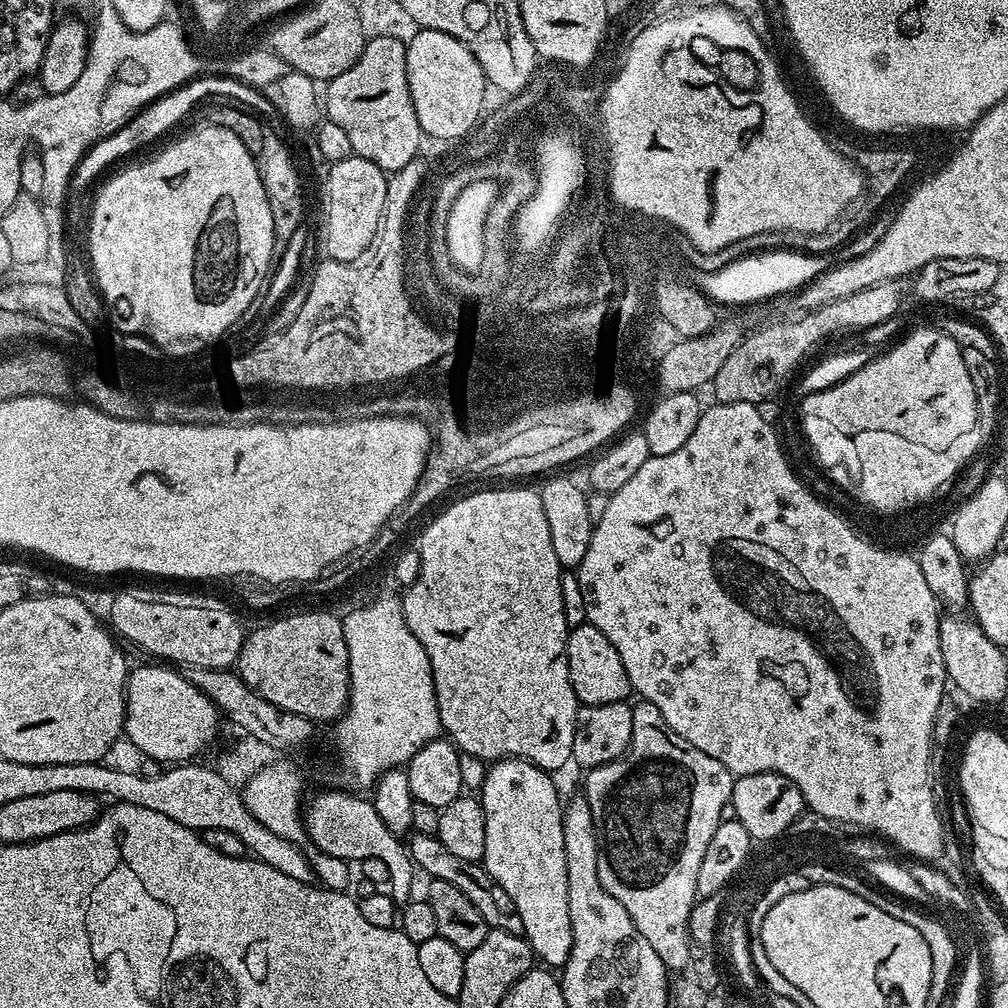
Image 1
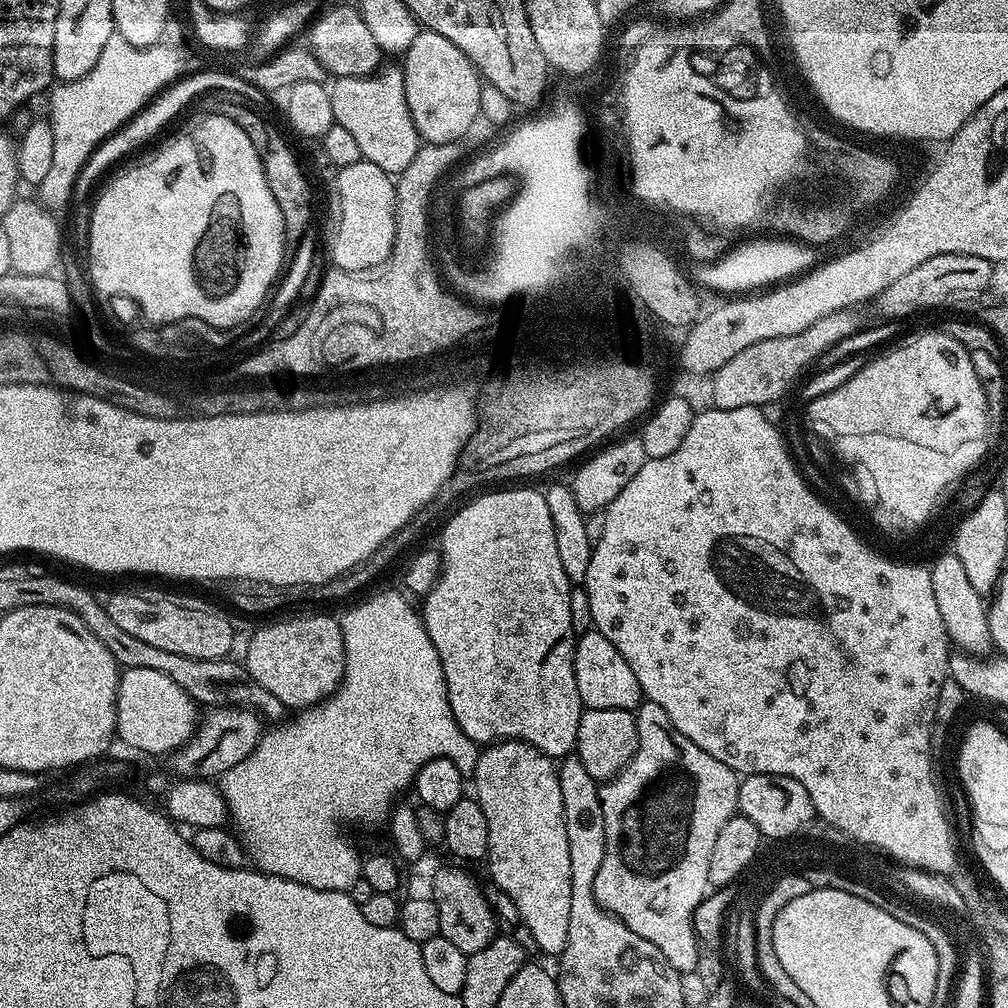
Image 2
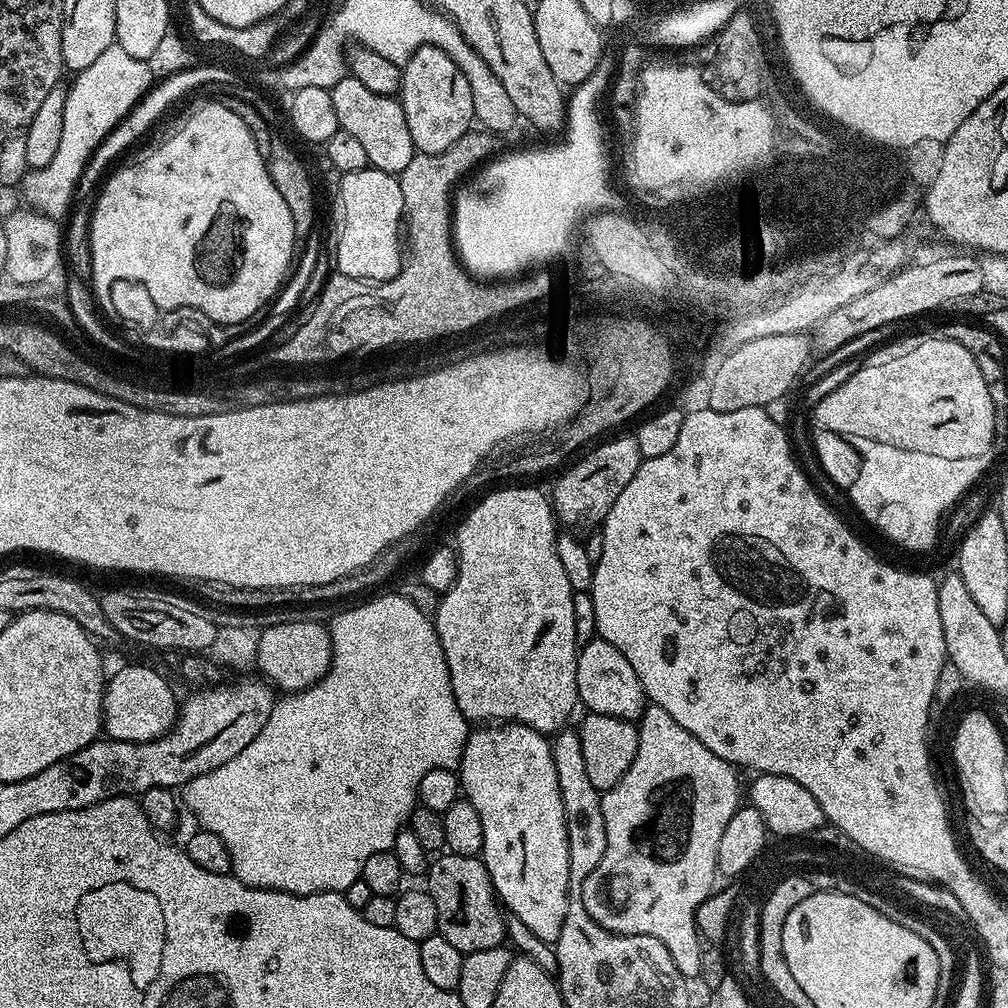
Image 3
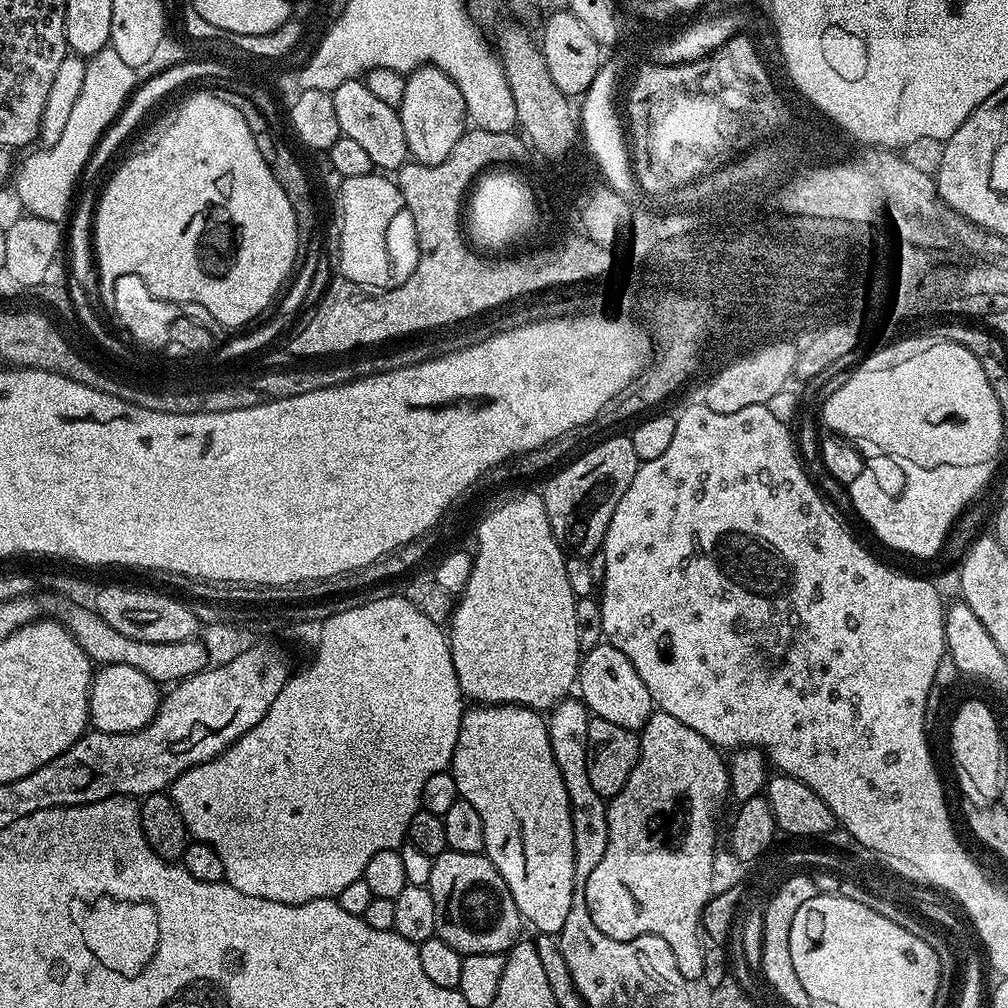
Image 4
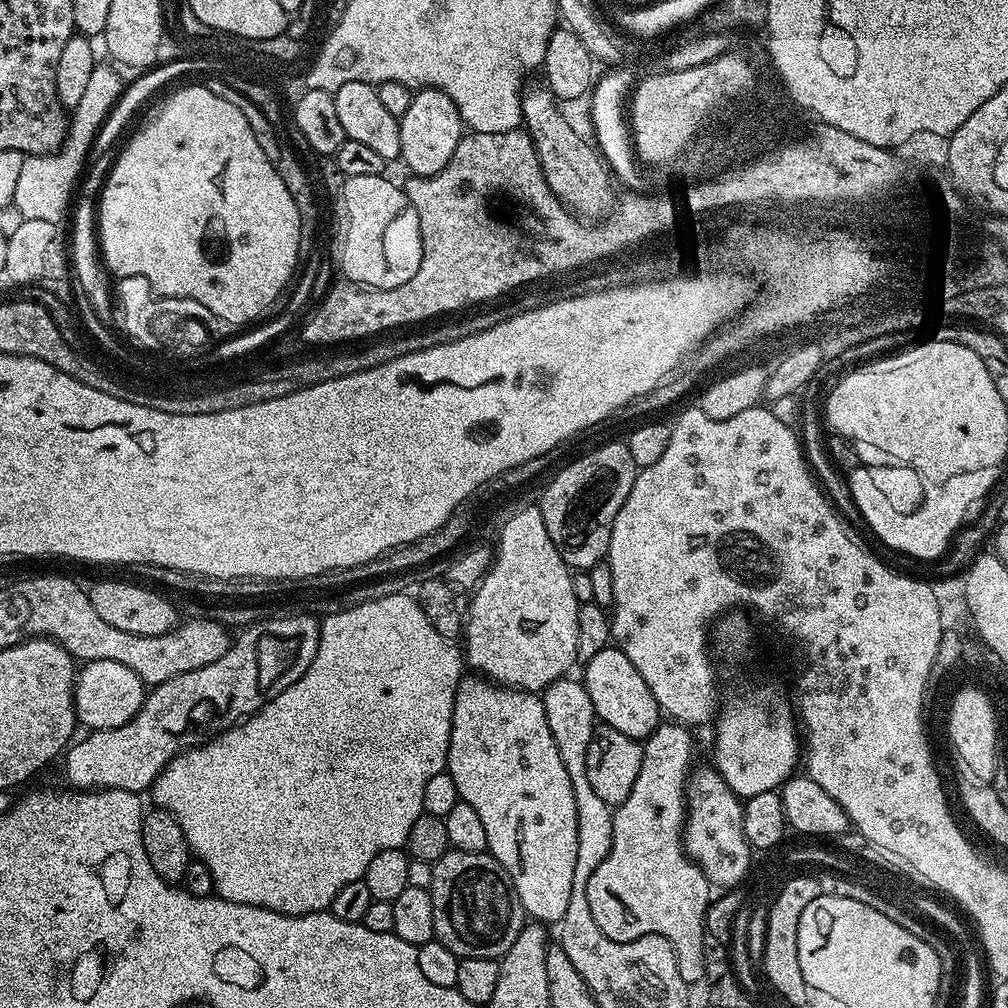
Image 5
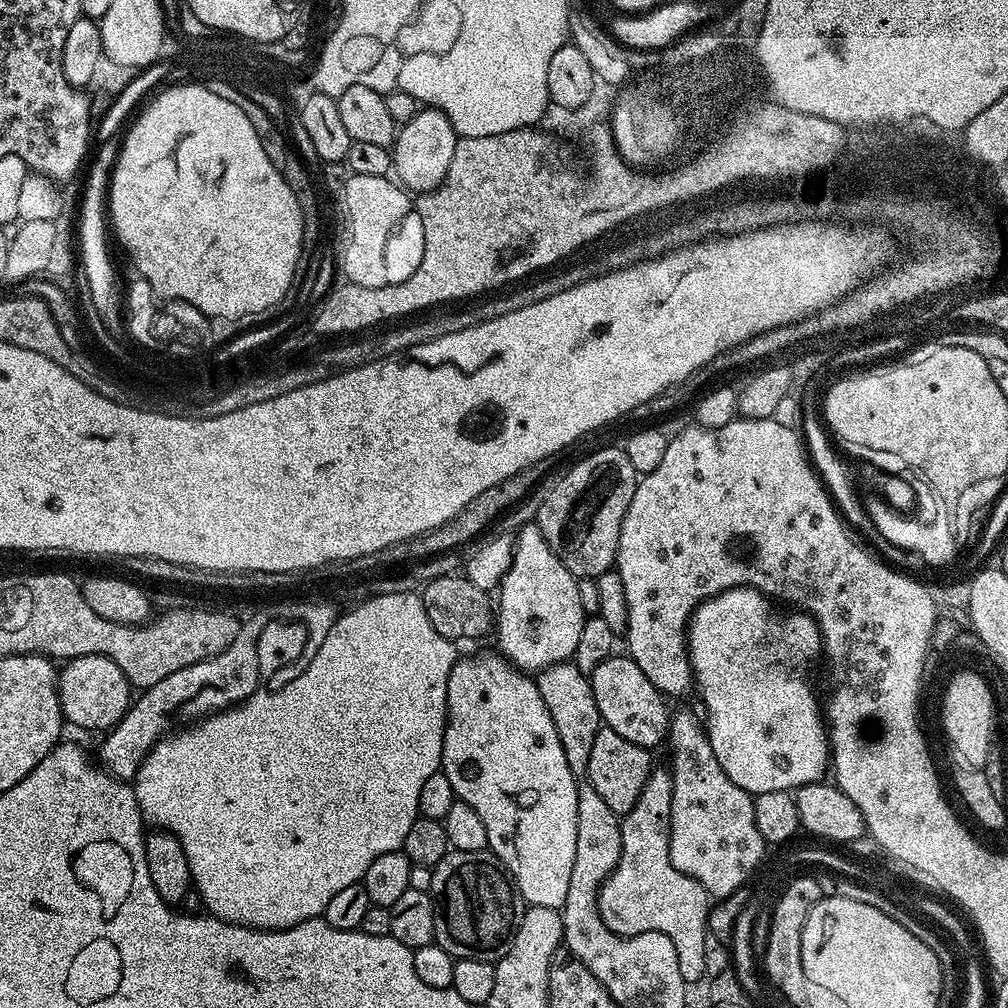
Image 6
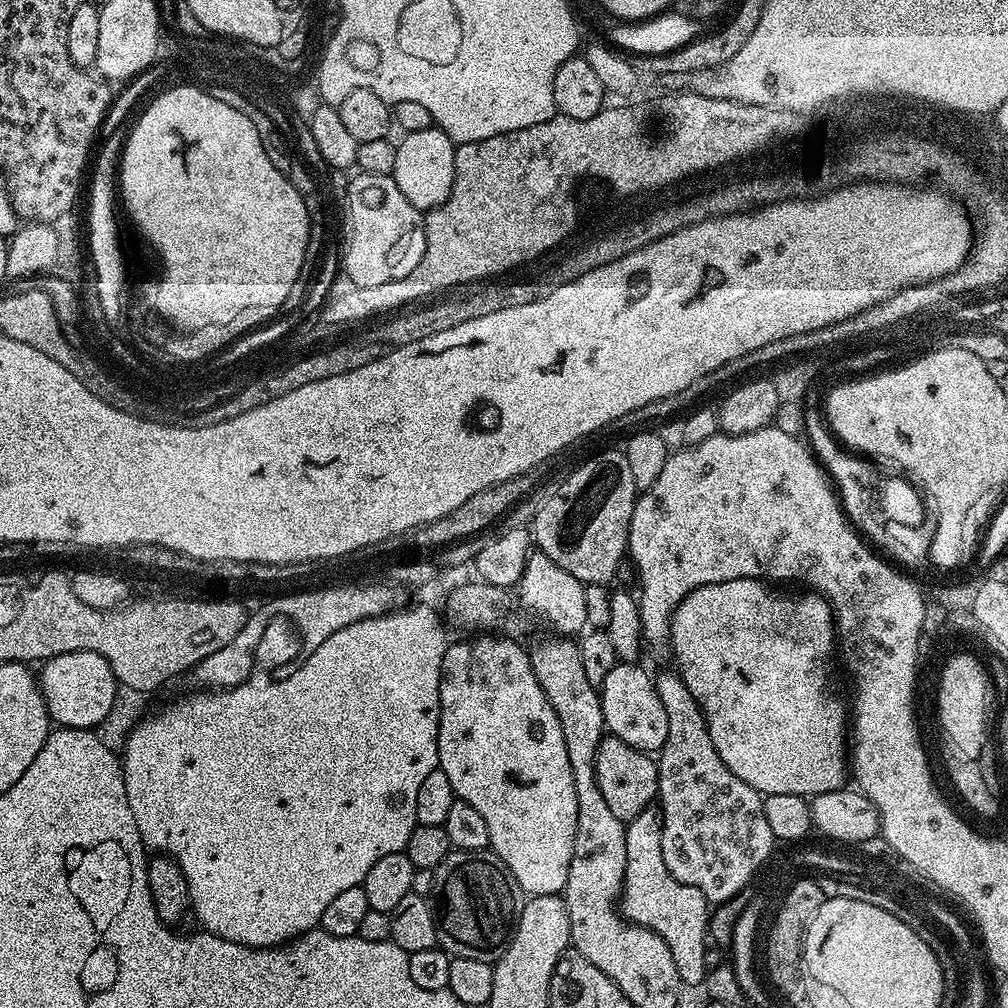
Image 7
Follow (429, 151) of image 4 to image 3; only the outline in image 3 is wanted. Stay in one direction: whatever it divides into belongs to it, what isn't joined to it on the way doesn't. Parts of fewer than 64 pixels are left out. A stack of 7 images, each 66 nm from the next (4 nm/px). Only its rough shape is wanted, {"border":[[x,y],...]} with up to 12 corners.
{"border":[[441,48],[402,65],[398,99],[417,153],[454,146],[474,94]]}

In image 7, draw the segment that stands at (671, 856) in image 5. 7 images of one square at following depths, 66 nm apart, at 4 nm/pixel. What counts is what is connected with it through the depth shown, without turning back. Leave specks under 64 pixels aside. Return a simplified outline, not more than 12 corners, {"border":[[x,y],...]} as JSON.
{"border":[[661,809],[626,824],[625,920],[702,984],[710,905],[662,858]]}

